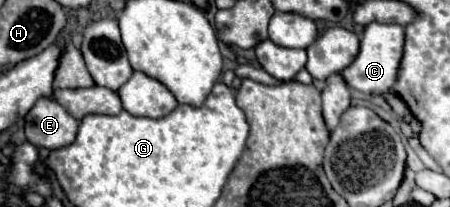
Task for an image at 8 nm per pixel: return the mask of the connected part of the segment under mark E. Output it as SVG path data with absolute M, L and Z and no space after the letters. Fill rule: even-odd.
M53 95L39 97L25 117L25 137L35 147L59 149L71 145L77 135L79 121L55 101Z

